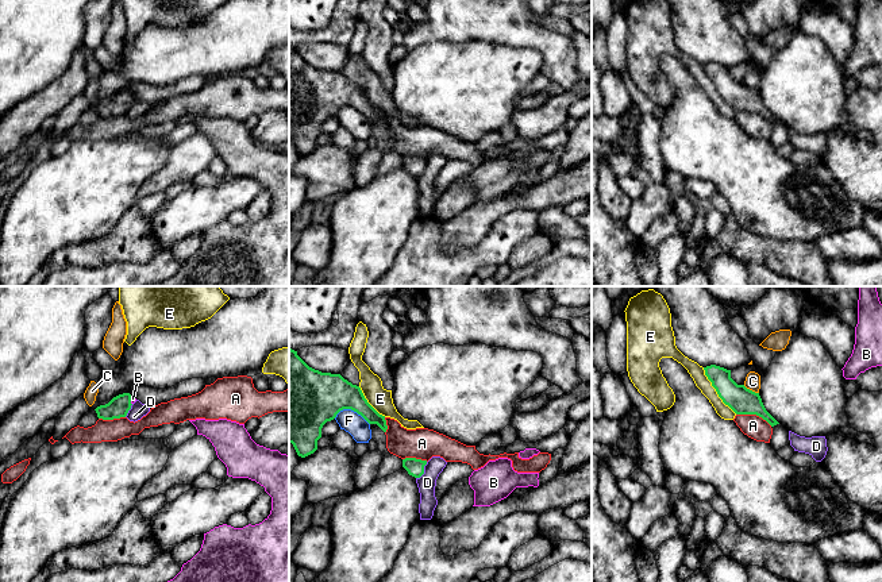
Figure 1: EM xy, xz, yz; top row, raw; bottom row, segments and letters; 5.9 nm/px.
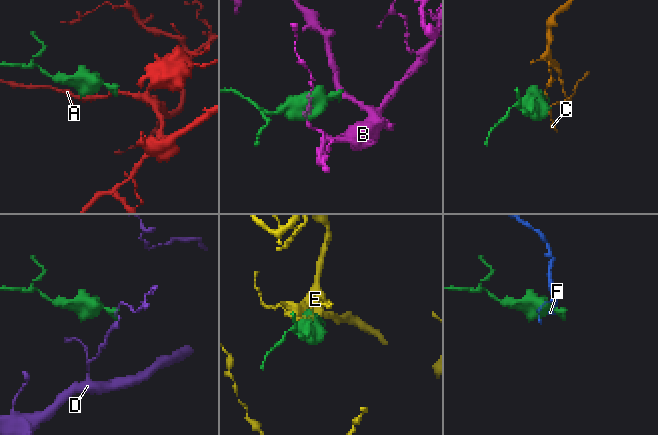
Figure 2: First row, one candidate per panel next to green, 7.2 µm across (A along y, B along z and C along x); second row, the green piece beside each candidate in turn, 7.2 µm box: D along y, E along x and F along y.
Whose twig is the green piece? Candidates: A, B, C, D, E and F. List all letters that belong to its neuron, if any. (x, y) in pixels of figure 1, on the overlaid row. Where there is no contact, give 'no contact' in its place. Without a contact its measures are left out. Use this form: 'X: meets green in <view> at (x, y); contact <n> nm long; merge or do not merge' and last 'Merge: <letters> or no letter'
A: meets green in yz at (754, 413); contact 220 nm long; do not merge
B: meets green in xy at (130, 400); contact 60 nm long; merge
C: meets green in yz at (751, 390); contact 110 nm long; do not merge
D: meets green in xz at (423, 471); contact 120 nm long; do not merge
E: meets green in yz at (716, 390); contact 340 nm long; do not merge
F: meets green in xz at (351, 409); contact 220 nm long; do not merge
Merge: B

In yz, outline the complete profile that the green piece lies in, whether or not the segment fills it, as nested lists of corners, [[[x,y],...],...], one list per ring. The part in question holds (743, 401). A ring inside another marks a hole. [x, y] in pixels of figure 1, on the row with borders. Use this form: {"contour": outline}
{"contour": [[[710,365],[704,367],[705,375],[712,382],[719,397],[736,415],[756,415],[766,420],[771,427],[779,424],[764,408],[759,393],[747,389],[744,385],[737,385],[731,378],[731,370]]]}

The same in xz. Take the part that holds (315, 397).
{"contour": [[[289,347],[289,443],[299,456],[305,458],[317,450],[323,425],[343,409],[357,412],[384,432],[388,429],[385,416],[367,402],[359,386],[340,374],[309,367]]]}

